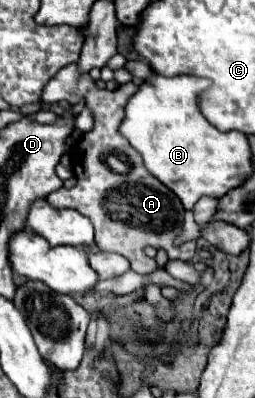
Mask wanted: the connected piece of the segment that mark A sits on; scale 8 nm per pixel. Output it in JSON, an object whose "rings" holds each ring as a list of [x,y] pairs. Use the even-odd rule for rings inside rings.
{"rings":[[[84,75],[84,99],[86,107],[94,113],[94,129],[86,133],[70,153],[76,185],[72,189],[58,189],[50,193],[48,201],[54,207],[70,207],[86,215],[94,225],[94,241],[100,251],[118,253],[130,261],[132,271],[148,275],[156,269],[156,261],[144,255],[144,247],[152,245],[156,249],[164,249],[170,259],[192,261],[196,241],[180,247],[174,245],[174,237],[182,231],[184,207],[166,185],[146,171],[138,151],[118,131],[124,119],[124,107],[136,91],[138,83],[120,85],[114,91],[98,89],[94,79]],[[106,163],[118,163],[118,173]]]}

